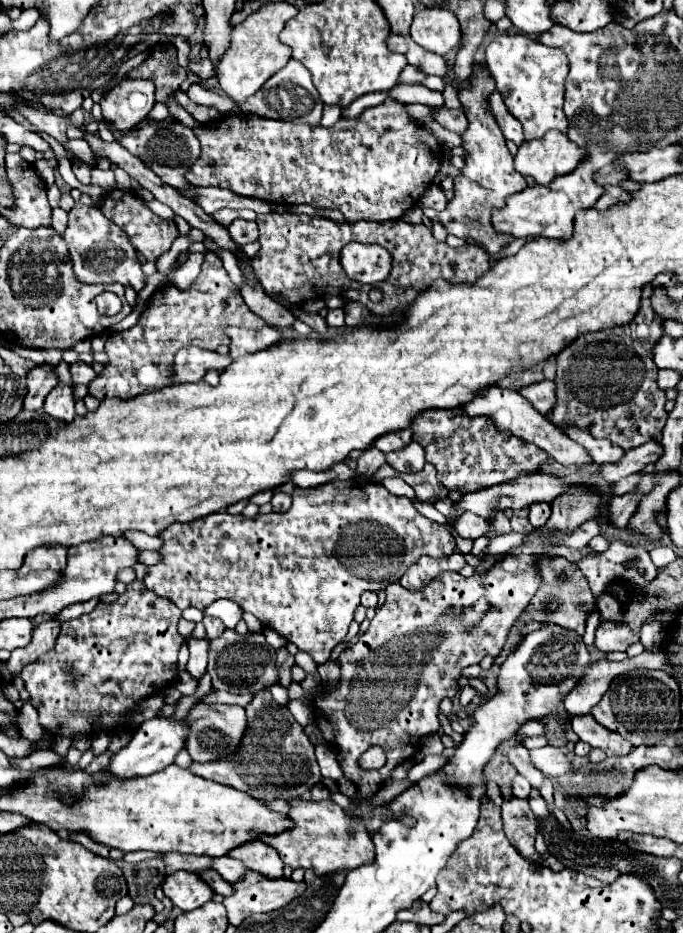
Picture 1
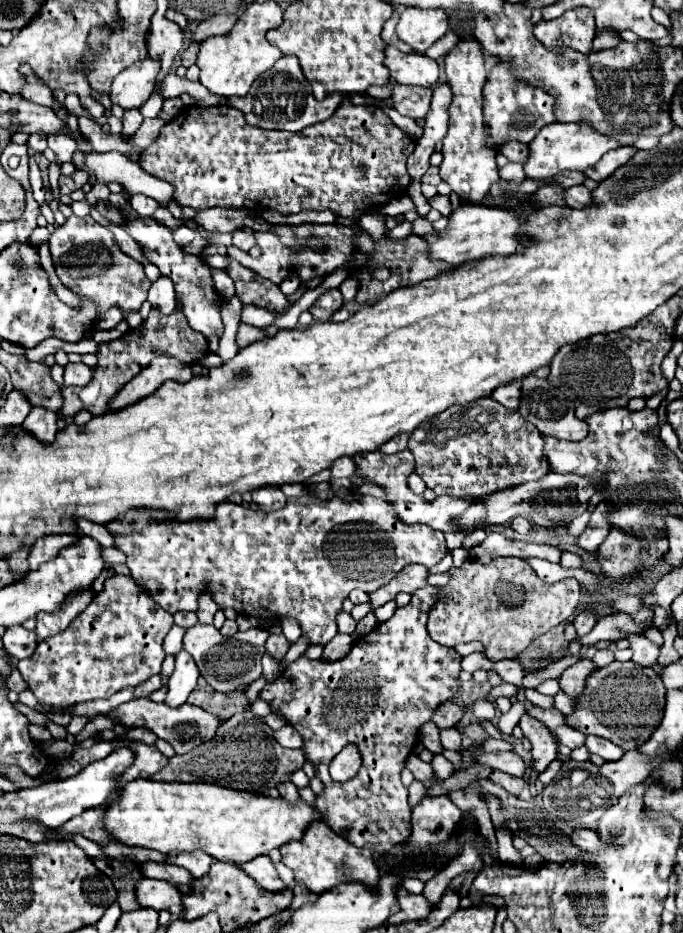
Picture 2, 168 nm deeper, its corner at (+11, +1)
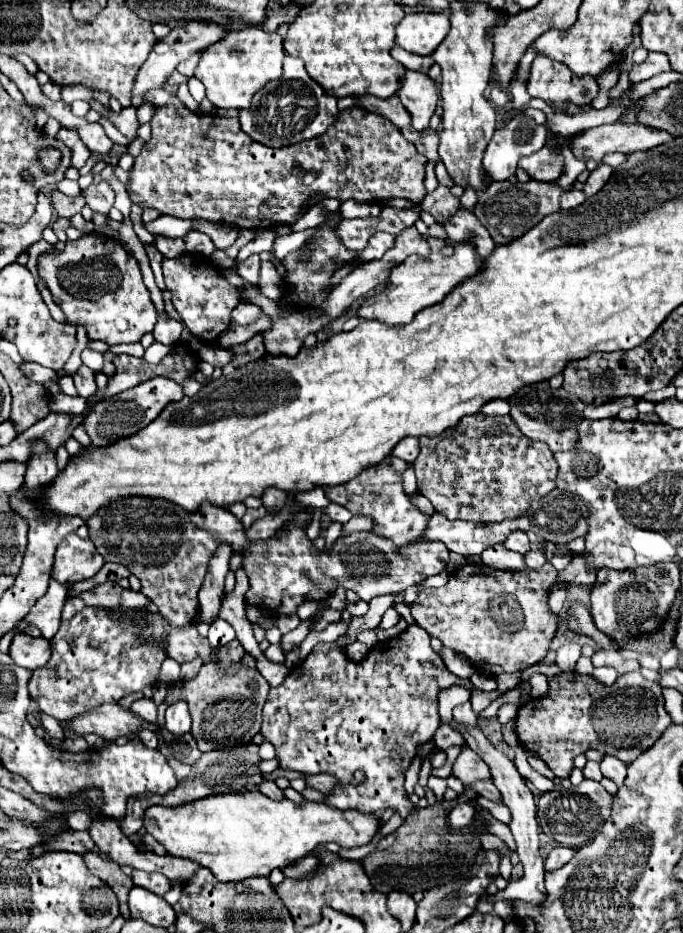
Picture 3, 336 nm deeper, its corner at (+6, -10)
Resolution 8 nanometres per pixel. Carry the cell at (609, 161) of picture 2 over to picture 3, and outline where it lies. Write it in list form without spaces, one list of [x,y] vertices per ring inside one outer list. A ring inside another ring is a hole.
[[[599,164],[599,166],[589,174],[587,182],[583,184],[583,194],[585,194],[585,196],[593,196],[593,194],[597,194],[597,192],[603,188],[603,184],[609,180],[611,172],[613,172],[611,166]]]

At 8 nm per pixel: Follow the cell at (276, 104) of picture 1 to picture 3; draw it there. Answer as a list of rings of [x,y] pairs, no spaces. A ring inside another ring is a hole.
[[[287,56],[283,60],[283,76],[265,84],[265,88],[253,96],[251,108],[239,112],[239,120],[245,134],[253,140],[271,148],[281,148],[321,136],[337,120],[337,114],[337,100],[325,96],[325,90],[307,74],[303,60]]]

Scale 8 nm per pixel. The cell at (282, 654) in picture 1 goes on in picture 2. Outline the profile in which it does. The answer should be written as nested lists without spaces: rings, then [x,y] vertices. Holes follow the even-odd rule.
[[[270,635],[268,641],[266,641],[266,653],[268,653],[270,657],[274,657],[278,663],[284,659],[288,647],[290,647],[290,645],[288,645],[288,641],[286,641],[284,635]]]

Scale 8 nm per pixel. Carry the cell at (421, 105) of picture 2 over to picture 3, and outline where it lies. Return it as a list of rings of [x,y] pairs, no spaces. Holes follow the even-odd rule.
[[[359,96],[357,102],[367,112],[375,112],[375,114],[391,120],[397,128],[411,124],[411,116],[405,110],[405,106],[401,104],[401,100],[397,100],[397,96],[391,96],[391,98],[385,98],[385,100],[377,100],[375,96]]]

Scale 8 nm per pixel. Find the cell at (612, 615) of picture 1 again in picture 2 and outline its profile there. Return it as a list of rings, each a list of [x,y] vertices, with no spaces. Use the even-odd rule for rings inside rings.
[[[626,635],[626,639],[630,641],[630,649],[634,653],[632,661],[642,665],[642,667],[650,667],[656,663],[658,659],[658,645],[650,643],[644,635]]]

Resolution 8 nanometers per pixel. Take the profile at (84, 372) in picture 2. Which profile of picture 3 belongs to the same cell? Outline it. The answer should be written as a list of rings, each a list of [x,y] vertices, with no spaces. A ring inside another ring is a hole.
[[[81,366],[75,374],[73,374],[73,380],[75,380],[75,386],[79,390],[79,396],[83,398],[91,398],[95,396],[97,392],[97,384],[95,384],[95,372],[87,366]]]

